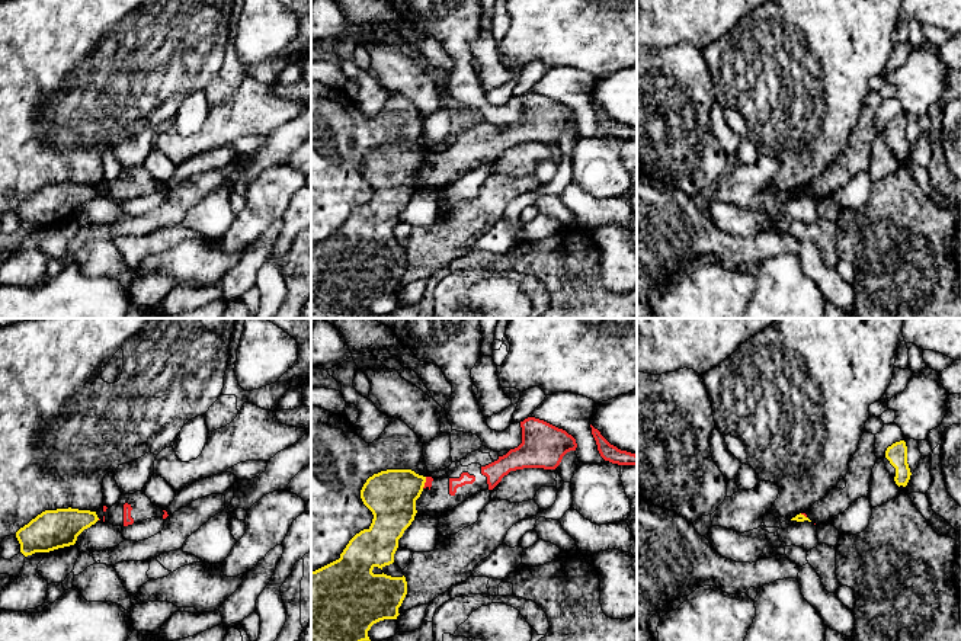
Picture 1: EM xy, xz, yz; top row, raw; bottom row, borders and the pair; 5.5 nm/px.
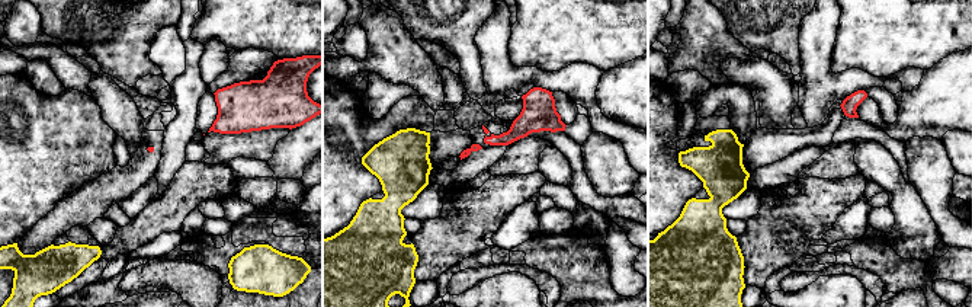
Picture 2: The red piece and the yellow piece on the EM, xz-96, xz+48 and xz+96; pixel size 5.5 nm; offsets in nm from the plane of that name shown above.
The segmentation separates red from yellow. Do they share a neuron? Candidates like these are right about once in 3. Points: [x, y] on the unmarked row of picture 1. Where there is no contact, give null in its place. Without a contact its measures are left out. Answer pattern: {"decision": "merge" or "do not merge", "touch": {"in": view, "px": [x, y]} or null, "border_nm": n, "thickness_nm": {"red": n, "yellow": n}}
{"decision": "do not merge", "touch": {"in": "xz", "px": [425, 157]}, "border_nm": 70, "thickness_nm": {"red": 40, "yellow": 280}}

